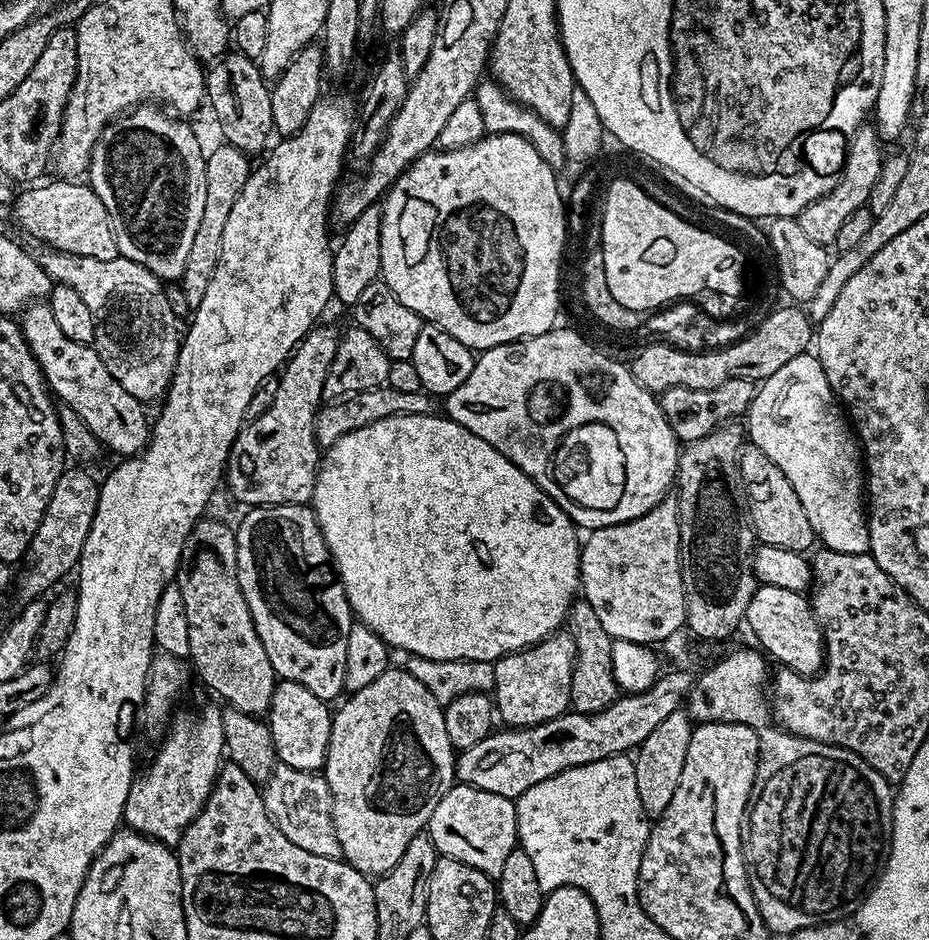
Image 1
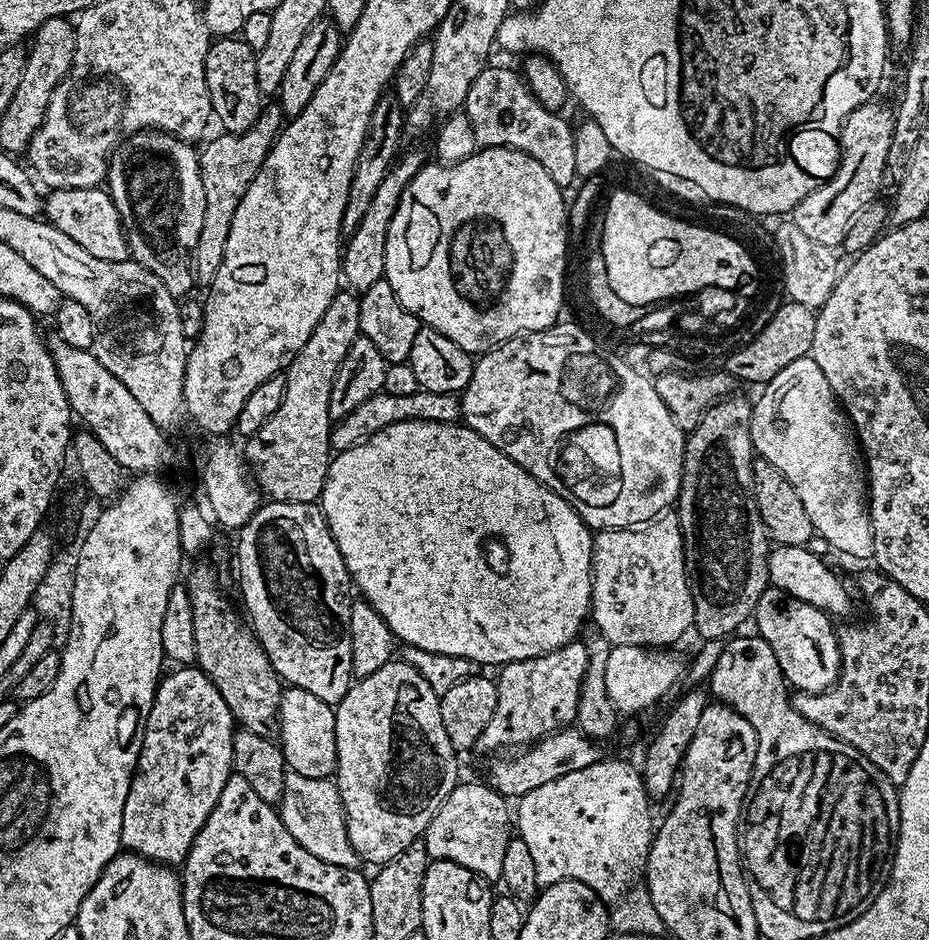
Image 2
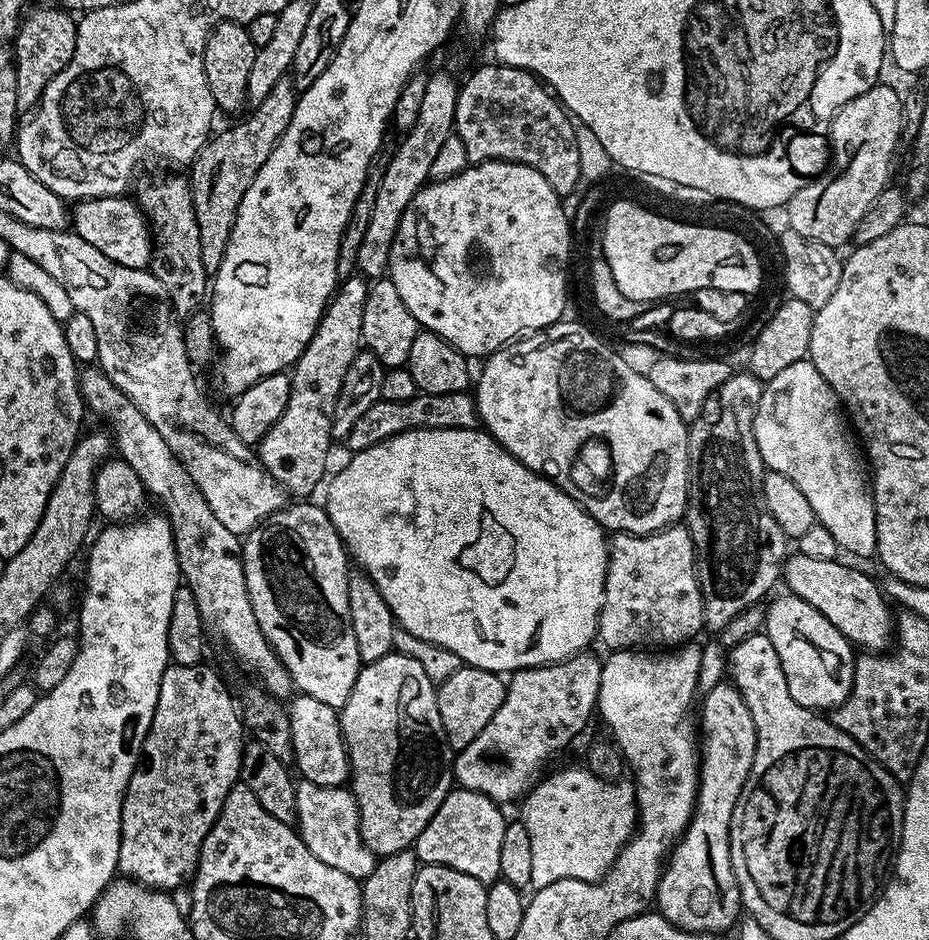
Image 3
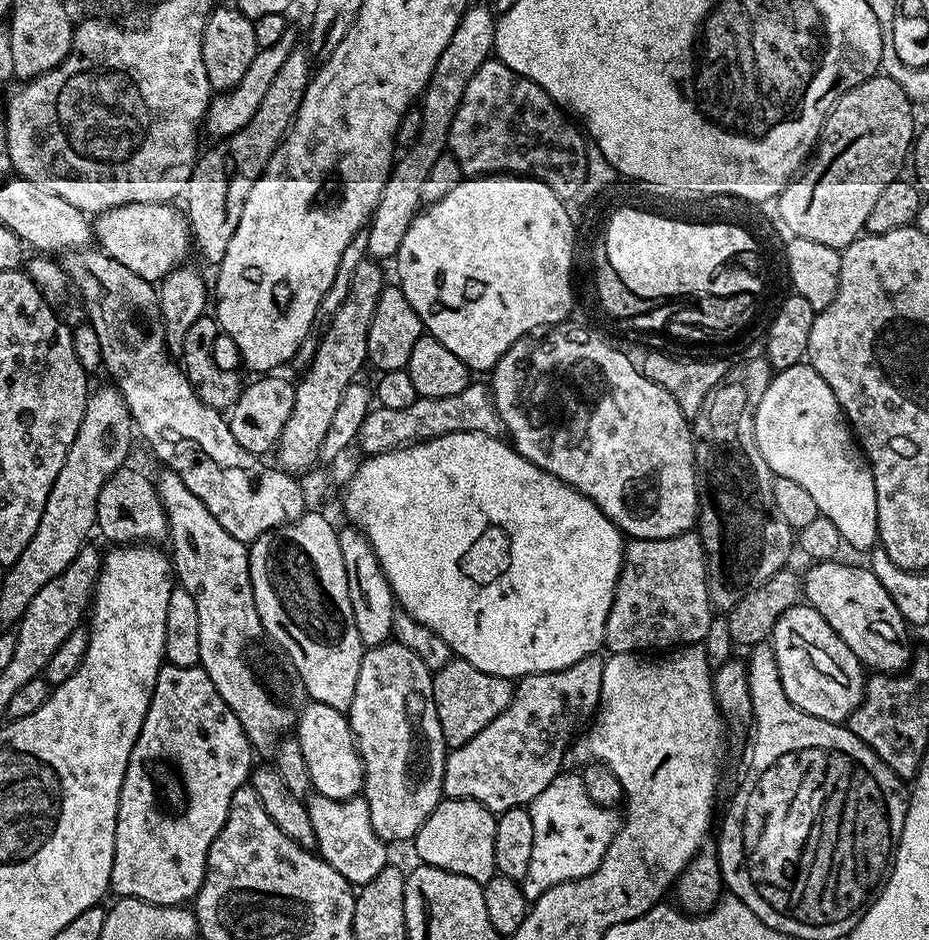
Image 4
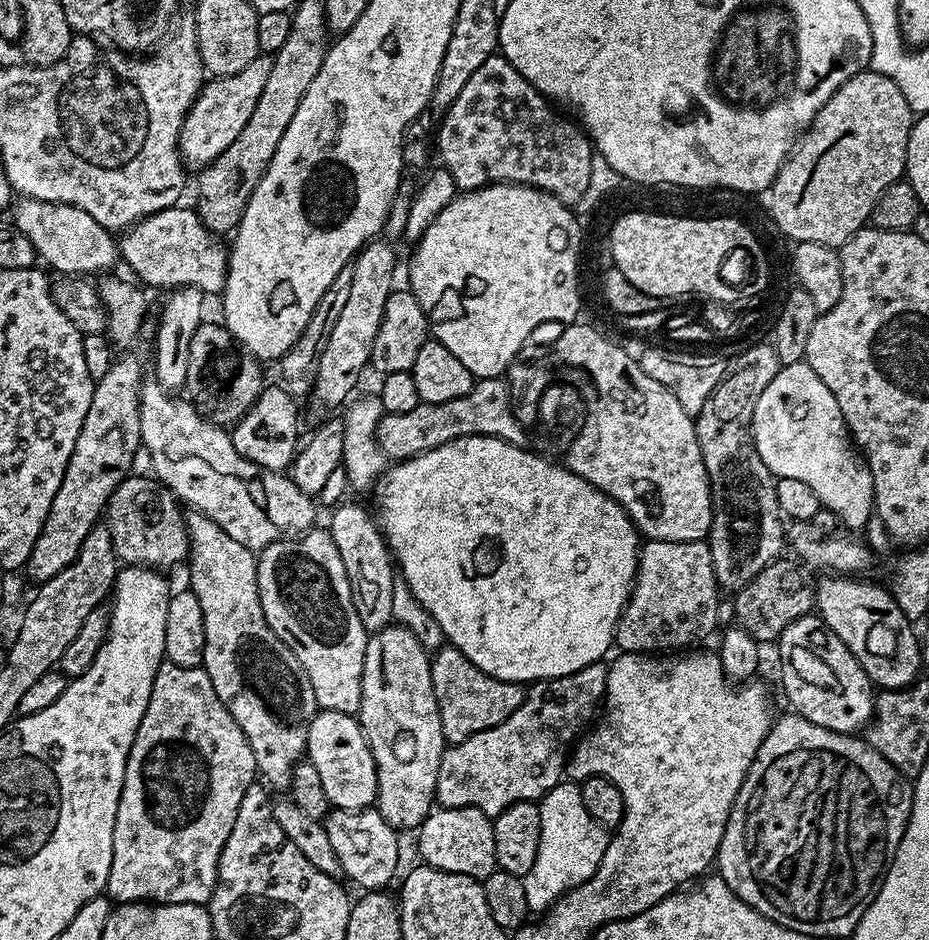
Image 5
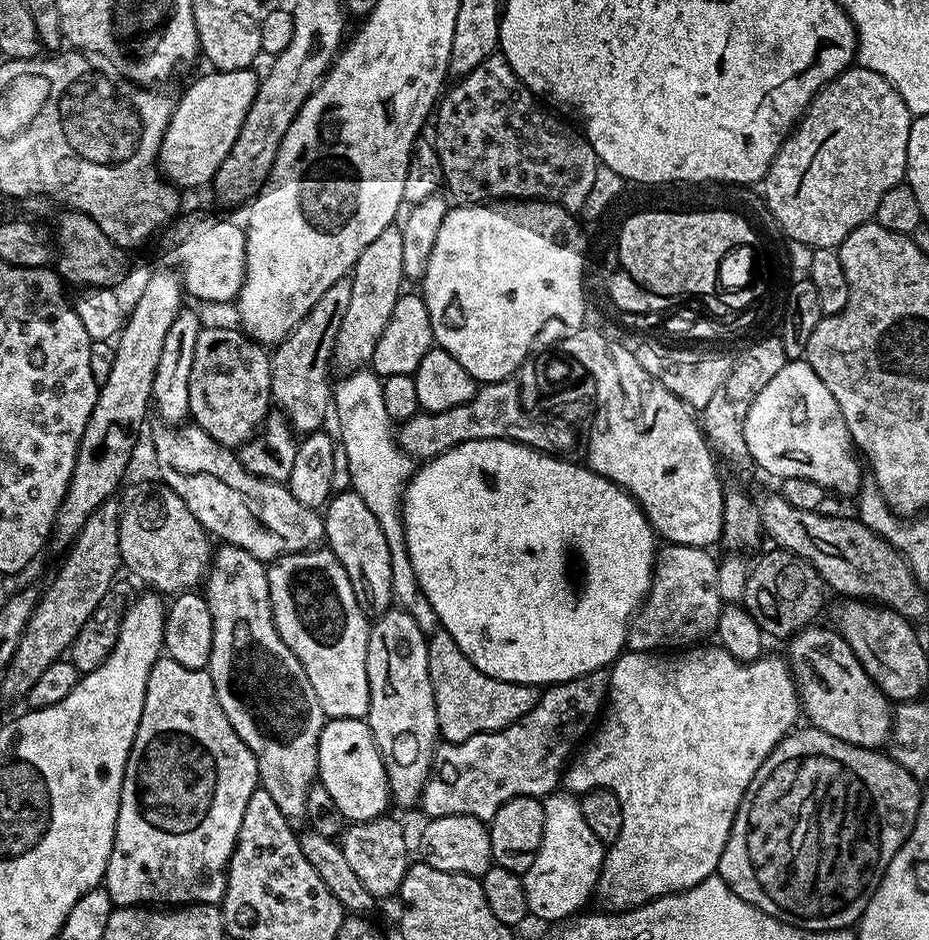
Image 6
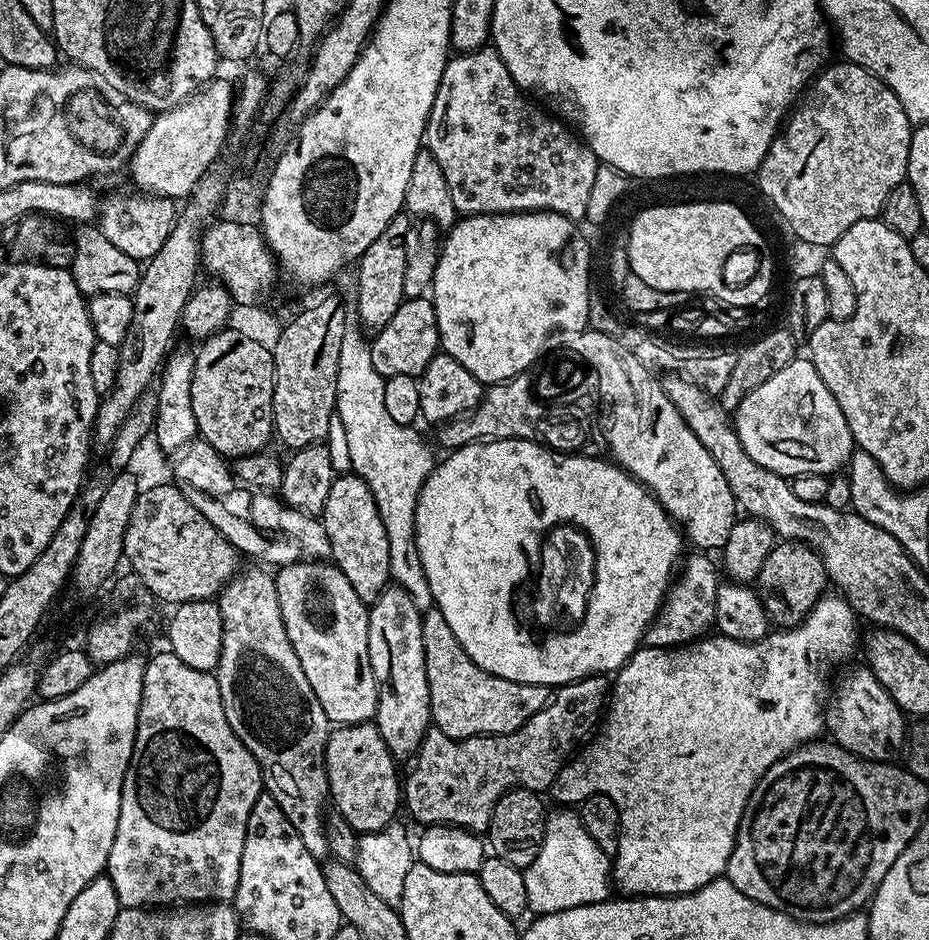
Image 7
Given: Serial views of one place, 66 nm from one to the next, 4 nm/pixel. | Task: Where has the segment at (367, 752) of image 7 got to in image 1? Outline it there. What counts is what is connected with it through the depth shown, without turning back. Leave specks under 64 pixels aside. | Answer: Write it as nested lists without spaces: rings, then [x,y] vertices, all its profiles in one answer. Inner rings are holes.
[[[280,680],[277,683],[266,713],[266,723],[274,738],[276,758],[279,763],[303,772],[319,773],[323,769],[333,717],[328,708],[329,705],[325,701],[310,694],[310,690],[306,690],[306,686],[298,682]]]

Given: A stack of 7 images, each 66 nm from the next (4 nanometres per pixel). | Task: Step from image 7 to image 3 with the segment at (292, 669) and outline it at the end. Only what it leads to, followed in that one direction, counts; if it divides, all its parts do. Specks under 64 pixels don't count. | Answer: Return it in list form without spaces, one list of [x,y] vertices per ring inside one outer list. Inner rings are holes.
[[[88,366],[79,373],[80,393],[84,399],[85,409],[96,416],[101,416],[108,425],[115,451],[119,459],[125,460],[138,474],[144,484],[145,493],[161,504],[163,515],[168,517],[174,546],[178,554],[178,566],[183,583],[194,594],[198,610],[202,614],[207,635],[217,636],[228,647],[228,652],[249,672],[257,676],[259,687],[269,696],[275,696],[280,702],[287,701],[293,695],[294,685],[290,674],[254,618],[250,606],[250,594],[246,590],[244,573],[244,554],[241,537],[236,536],[210,510],[210,502],[202,498],[202,490],[190,478],[186,466],[166,446],[166,440],[158,430],[154,430],[140,410],[130,402],[118,386],[114,386],[112,377],[101,372],[99,367]]]

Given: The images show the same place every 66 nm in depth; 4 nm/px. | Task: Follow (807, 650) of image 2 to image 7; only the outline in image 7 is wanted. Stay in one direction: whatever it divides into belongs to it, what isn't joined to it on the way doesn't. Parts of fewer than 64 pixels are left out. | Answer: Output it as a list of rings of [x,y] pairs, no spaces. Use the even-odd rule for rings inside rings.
[[[861,666],[857,672],[844,676],[836,684],[836,693],[826,704],[826,724],[832,728],[831,739],[840,747],[864,760],[891,761],[901,755],[906,744],[905,713],[901,712],[894,698],[874,678],[872,669]]]

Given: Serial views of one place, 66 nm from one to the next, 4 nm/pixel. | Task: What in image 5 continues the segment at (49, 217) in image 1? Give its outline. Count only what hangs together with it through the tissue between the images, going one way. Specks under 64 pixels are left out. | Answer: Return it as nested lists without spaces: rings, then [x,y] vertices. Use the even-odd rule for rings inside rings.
[[[184,207],[167,208],[133,224],[119,237],[119,255],[123,263],[125,260],[132,267],[131,275],[149,289],[175,290],[183,286],[199,288],[205,294],[223,293],[228,277],[229,249],[216,241],[219,239],[201,222],[195,207]]]

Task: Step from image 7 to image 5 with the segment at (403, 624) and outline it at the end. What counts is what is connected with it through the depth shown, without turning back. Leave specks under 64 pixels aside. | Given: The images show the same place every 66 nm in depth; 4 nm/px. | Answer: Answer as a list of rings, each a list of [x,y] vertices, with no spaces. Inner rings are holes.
[[[389,626],[369,635],[362,666],[358,719],[374,754],[378,774],[376,811],[386,818],[391,828],[419,829],[420,823],[434,808],[438,766],[446,741],[438,702],[434,698],[430,654],[410,630]]]

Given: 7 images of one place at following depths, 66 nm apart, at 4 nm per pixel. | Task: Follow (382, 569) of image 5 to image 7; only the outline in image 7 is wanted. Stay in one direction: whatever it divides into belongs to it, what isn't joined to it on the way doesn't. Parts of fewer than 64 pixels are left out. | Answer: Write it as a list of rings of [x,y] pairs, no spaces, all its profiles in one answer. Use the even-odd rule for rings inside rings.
[[[355,474],[337,475],[330,486],[330,498],[322,513],[326,538],[330,538],[331,559],[346,574],[346,582],[354,586],[354,594],[366,606],[375,604],[390,584],[390,542],[386,542],[386,526],[378,514],[370,486]]]

